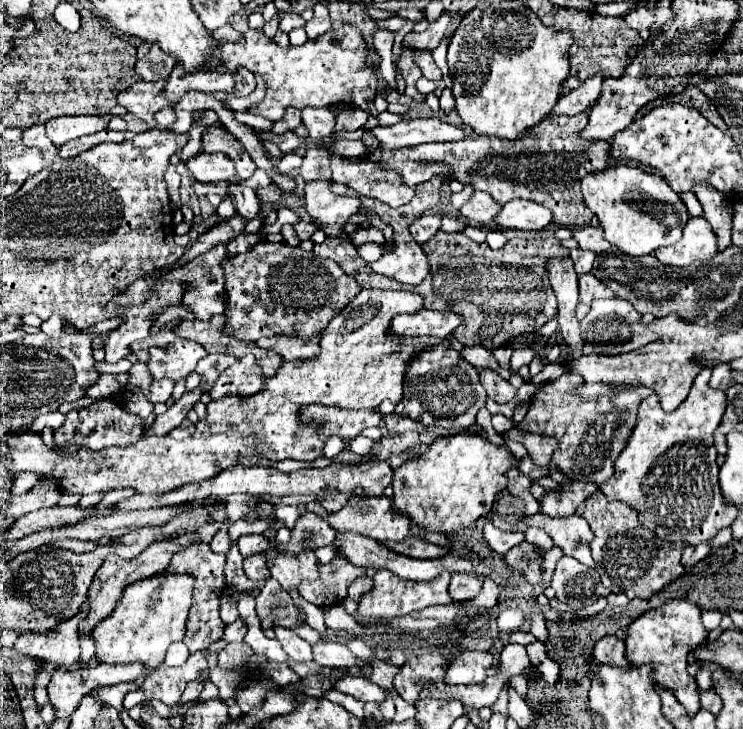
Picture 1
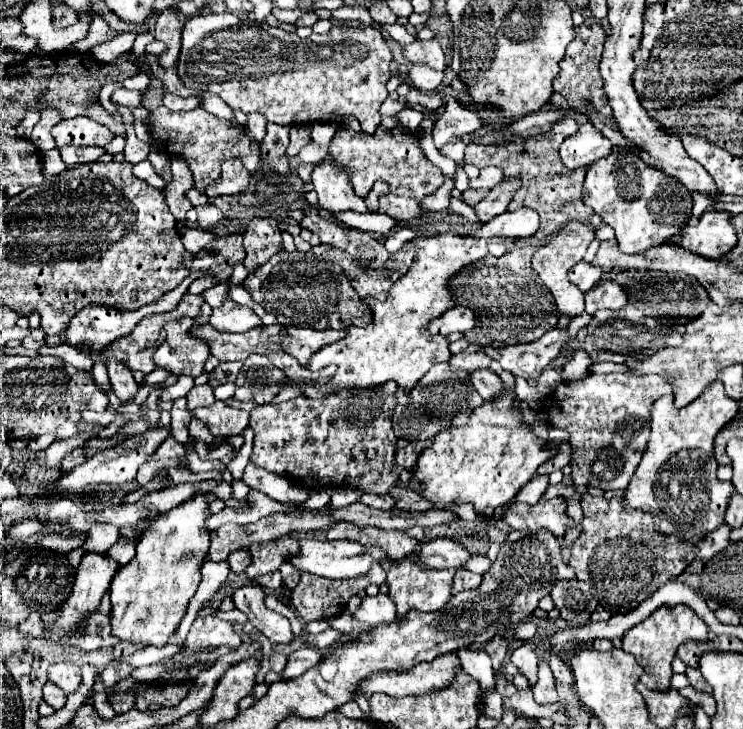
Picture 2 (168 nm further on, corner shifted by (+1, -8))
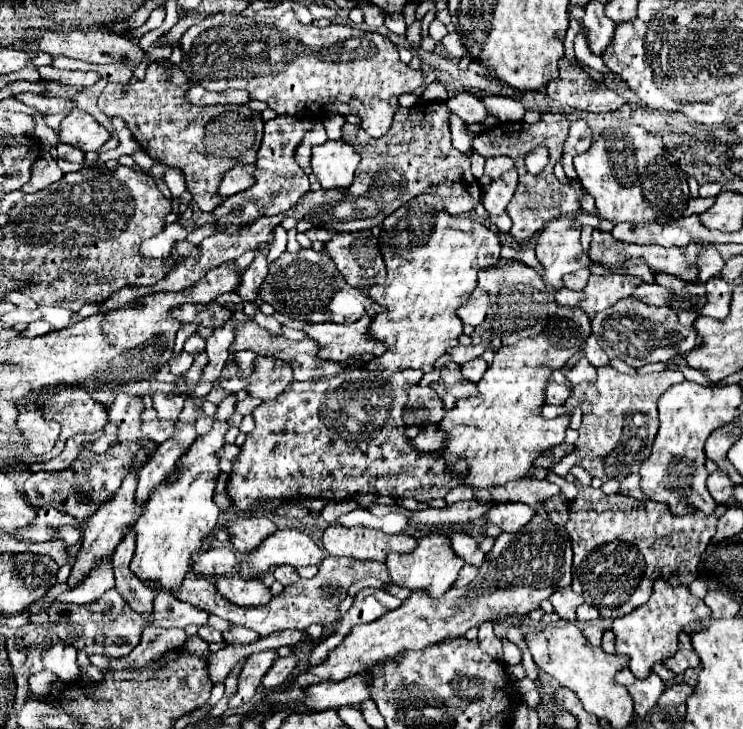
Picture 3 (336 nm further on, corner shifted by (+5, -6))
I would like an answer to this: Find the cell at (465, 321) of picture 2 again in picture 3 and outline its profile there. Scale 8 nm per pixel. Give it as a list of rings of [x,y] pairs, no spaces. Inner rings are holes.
[[[477,288],[477,290],[471,294],[469,302],[459,308],[459,318],[461,318],[465,324],[479,326],[479,324],[485,320],[489,308],[491,308],[491,304],[489,304],[489,294],[487,294],[485,290]]]

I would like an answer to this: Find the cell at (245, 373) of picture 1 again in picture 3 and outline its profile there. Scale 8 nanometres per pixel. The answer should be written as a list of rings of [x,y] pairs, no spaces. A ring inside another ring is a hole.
[[[261,356],[257,362],[257,372],[251,376],[249,396],[261,398],[261,400],[277,398],[291,380],[293,376],[291,376],[289,362],[283,362],[271,356]]]

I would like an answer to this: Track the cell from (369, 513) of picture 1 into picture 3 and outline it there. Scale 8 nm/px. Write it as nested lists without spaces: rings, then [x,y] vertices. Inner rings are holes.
[[[333,524],[323,534],[323,546],[331,556],[347,556],[359,560],[385,562],[389,554],[389,536],[375,528],[345,528]]]

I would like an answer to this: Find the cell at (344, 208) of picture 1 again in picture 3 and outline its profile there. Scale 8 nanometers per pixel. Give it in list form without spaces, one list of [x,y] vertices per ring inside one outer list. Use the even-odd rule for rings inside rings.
[[[327,140],[321,146],[313,146],[311,168],[321,188],[347,188],[353,182],[359,154],[343,140]]]

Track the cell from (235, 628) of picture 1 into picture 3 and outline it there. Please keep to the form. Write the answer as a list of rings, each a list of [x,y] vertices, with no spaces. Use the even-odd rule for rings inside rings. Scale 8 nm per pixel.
[[[55,642],[41,654],[43,666],[57,674],[63,682],[73,682],[80,678],[79,664],[77,663],[77,650],[67,646],[67,642]]]

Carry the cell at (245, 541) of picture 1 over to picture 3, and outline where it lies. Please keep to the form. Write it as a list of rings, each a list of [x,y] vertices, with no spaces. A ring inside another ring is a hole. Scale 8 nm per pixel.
[[[213,548],[203,552],[191,566],[193,574],[203,576],[227,576],[237,566],[237,558],[229,548]]]

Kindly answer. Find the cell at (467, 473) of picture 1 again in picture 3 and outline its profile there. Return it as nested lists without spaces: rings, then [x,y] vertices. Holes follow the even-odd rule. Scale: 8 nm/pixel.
[[[559,306],[559,316],[551,318],[547,326],[533,338],[525,338],[519,344],[503,346],[495,354],[493,364],[487,368],[487,372],[481,378],[481,384],[477,384],[479,394],[471,398],[461,398],[455,402],[453,410],[445,414],[441,420],[441,428],[447,432],[445,442],[445,458],[453,466],[459,458],[465,458],[469,464],[465,484],[471,488],[491,488],[491,486],[503,486],[509,480],[517,480],[529,474],[533,460],[541,456],[545,450],[561,444],[565,440],[565,430],[569,428],[571,416],[557,416],[553,420],[545,420],[541,414],[541,408],[545,404],[545,388],[553,374],[553,370],[565,368],[567,360],[573,358],[577,352],[583,350],[587,338],[591,336],[591,318],[587,312],[579,306]]]

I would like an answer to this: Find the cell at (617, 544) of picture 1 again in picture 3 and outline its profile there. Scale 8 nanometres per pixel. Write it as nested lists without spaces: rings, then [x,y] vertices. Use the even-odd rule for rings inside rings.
[[[575,482],[577,496],[569,504],[569,522],[565,530],[571,534],[573,542],[573,566],[575,578],[571,588],[585,598],[587,604],[595,606],[601,618],[621,618],[629,614],[635,606],[641,606],[651,596],[653,582],[663,578],[673,586],[685,584],[689,586],[699,574],[699,560],[717,530],[717,518],[707,514],[685,514],[675,516],[669,506],[663,502],[637,500],[625,494],[603,494],[603,490],[595,490],[591,486],[583,486]]]

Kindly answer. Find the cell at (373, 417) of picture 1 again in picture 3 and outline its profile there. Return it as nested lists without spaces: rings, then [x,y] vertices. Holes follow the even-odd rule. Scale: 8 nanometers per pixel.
[[[353,368],[353,370],[345,370],[339,376],[333,378],[317,378],[317,380],[307,380],[307,382],[291,382],[291,386],[287,386],[287,390],[283,390],[283,394],[279,394],[279,398],[273,398],[271,402],[263,402],[261,406],[255,408],[253,418],[255,418],[255,428],[251,434],[247,434],[245,444],[241,446],[241,452],[233,464],[233,470],[229,474],[227,480],[227,492],[231,496],[231,502],[235,508],[243,510],[243,512],[257,512],[263,504],[261,500],[269,500],[269,498],[277,498],[283,502],[291,502],[297,498],[323,498],[323,500],[349,500],[357,494],[379,494],[379,496],[391,496],[391,498],[415,498],[415,500],[423,500],[429,502],[433,498],[445,498],[445,494],[453,488],[459,486],[459,482],[455,482],[455,478],[451,478],[451,474],[447,474],[447,462],[443,462],[443,458],[439,458],[439,452],[435,454],[427,454],[427,452],[419,452],[411,446],[411,440],[405,436],[407,426],[403,422],[403,412],[407,408],[407,388],[419,384],[423,372],[421,370],[401,370],[401,372],[391,372],[391,370],[365,370],[365,368]]]

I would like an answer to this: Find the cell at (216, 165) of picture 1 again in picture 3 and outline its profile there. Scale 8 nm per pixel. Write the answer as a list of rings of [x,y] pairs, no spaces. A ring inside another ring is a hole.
[[[239,164],[239,166],[235,166],[233,170],[229,170],[223,176],[223,182],[219,186],[219,194],[227,198],[231,194],[239,194],[239,192],[251,188],[255,184],[253,172],[255,172],[253,164],[249,164],[249,166],[247,164]]]

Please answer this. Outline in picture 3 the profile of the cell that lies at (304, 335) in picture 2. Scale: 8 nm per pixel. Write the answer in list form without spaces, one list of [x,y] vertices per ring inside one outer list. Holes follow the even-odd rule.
[[[363,316],[351,324],[311,324],[305,332],[319,342],[321,358],[329,358],[345,364],[353,354],[373,352],[375,356],[385,352],[383,342],[375,342],[371,334],[367,334],[371,316]]]

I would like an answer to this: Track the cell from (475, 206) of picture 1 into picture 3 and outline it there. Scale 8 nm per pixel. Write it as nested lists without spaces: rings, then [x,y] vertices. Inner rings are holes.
[[[513,168],[509,172],[505,172],[501,178],[493,180],[485,188],[485,192],[483,192],[485,210],[489,214],[495,214],[495,216],[503,214],[509,200],[511,200],[511,196],[513,196],[513,192],[515,192],[515,188],[517,188],[517,170]]]

